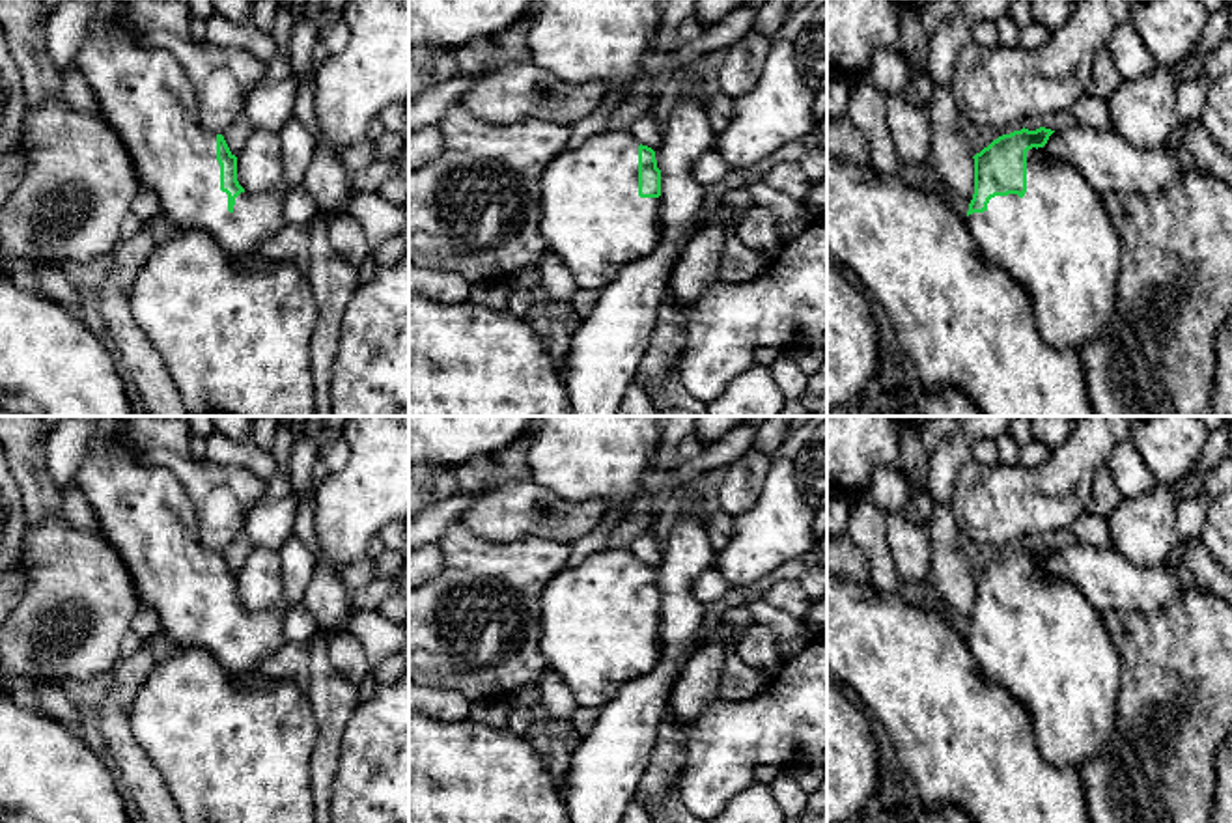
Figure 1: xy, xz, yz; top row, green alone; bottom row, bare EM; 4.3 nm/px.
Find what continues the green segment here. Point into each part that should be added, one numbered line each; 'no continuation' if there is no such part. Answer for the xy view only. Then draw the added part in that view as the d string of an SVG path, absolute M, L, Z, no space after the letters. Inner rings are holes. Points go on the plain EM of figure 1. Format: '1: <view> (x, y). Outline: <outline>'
1: xy (144, 512). Outline: M103 416L77 470L101 536L125 562L142 607L151 607L175 649L209 651L231 676L254 677L286 636L286 612L302 603L315 556L293 534L280 549L284 597L267 612L241 610L233 629L220 608L217 552L198 537L196 506L164 467L142 465L121 446L123 416Z

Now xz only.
1: xz (592, 635). Outline: M605 549L586 556L575 567L564 567L541 593L539 653L547 668L571 689L577 705L601 709L625 681L650 674L661 659L661 620L638 614L638 564L629 549Z

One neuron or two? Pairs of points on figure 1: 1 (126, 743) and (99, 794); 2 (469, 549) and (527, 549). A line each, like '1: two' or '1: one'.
1: two
2: one

